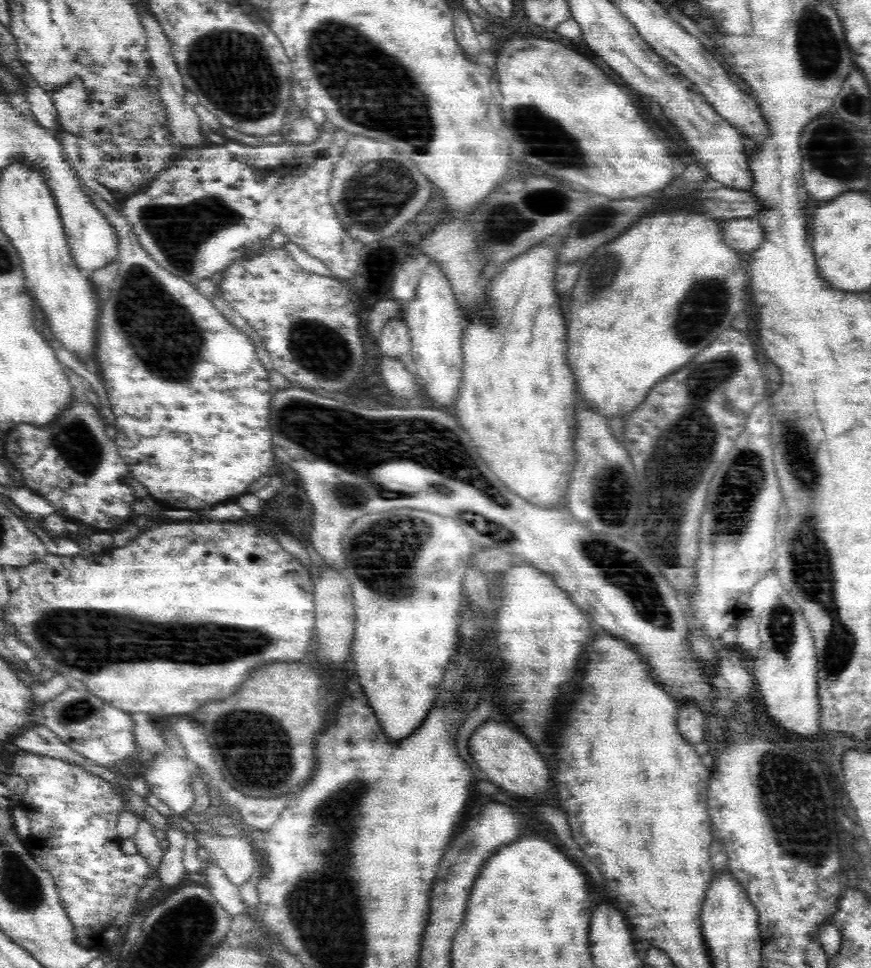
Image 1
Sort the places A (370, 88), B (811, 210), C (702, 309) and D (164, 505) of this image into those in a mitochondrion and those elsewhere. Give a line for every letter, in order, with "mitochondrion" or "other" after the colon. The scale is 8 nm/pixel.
A: mitochondrion
B: other
C: mitochondrion
D: other

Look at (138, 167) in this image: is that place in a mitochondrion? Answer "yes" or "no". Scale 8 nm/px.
no

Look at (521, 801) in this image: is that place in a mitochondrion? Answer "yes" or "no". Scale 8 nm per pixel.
no

